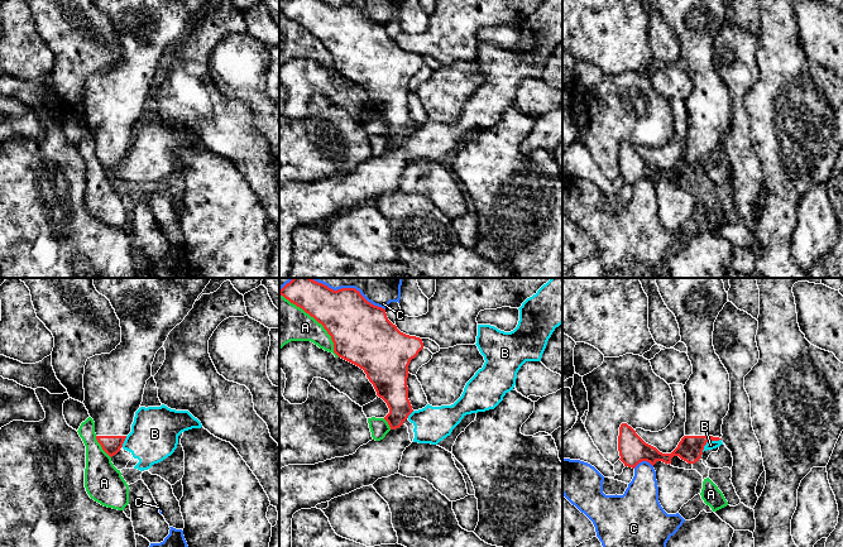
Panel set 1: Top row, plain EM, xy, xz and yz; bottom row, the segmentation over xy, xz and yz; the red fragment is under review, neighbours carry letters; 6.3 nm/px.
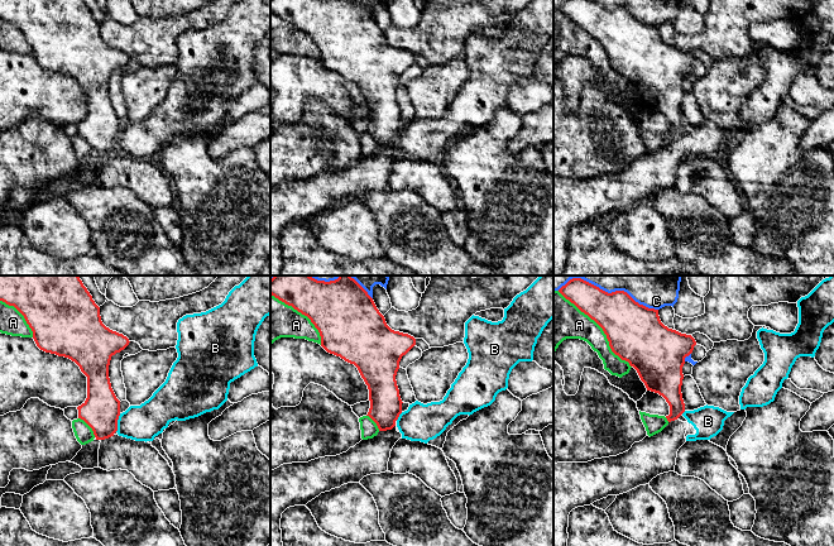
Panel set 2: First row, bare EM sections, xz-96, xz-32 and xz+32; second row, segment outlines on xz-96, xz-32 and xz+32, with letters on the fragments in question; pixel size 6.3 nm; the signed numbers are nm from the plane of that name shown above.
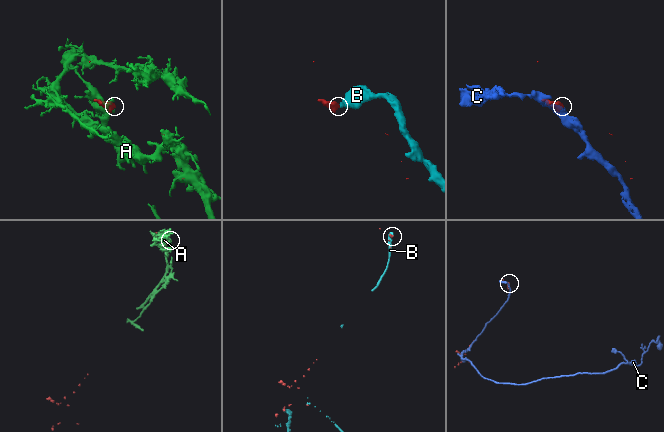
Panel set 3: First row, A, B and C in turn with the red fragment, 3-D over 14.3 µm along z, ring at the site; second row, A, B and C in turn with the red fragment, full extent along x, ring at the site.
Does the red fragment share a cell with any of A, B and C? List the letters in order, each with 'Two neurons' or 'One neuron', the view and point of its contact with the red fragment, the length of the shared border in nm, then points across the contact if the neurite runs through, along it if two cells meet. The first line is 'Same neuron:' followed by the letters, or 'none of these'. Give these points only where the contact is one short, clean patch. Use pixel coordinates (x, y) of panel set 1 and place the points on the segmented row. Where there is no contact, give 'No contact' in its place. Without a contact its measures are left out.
Same neuron: none of these
A: Two neurons. Touches red at xz (316, 320). Shared border 550 nm
B: Two neurons. Touches red at yz (709, 440). Shared border 150 nm. Boundary: yz (721, 438), (709, 441), (702, 451)
C: Two neurons. Touches red at yz (642, 460). Shared border 130 nm

